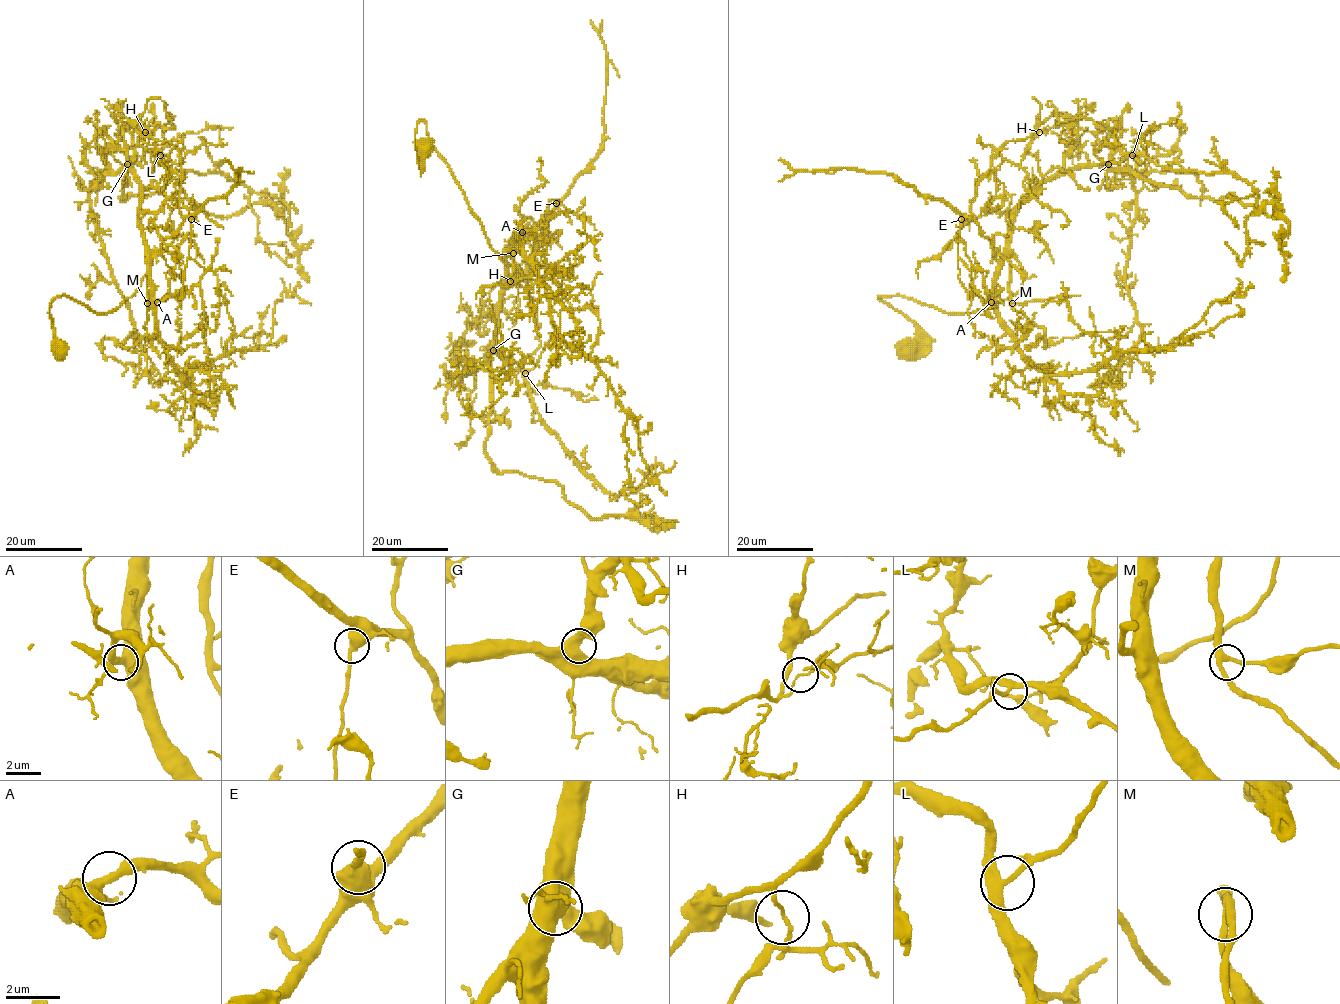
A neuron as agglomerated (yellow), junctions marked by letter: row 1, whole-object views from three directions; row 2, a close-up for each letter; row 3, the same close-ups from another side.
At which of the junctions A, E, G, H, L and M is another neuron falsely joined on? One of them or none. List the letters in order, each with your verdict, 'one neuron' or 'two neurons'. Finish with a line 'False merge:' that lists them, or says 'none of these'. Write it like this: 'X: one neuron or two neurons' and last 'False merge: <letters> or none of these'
A: one neuron
E: one neuron
G: one neuron
H: two neurons
L: one neuron
M: one neuron
False merge: H

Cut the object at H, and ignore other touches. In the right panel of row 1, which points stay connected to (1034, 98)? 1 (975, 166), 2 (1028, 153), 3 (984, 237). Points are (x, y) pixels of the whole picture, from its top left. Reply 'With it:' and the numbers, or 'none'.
With it: 3

